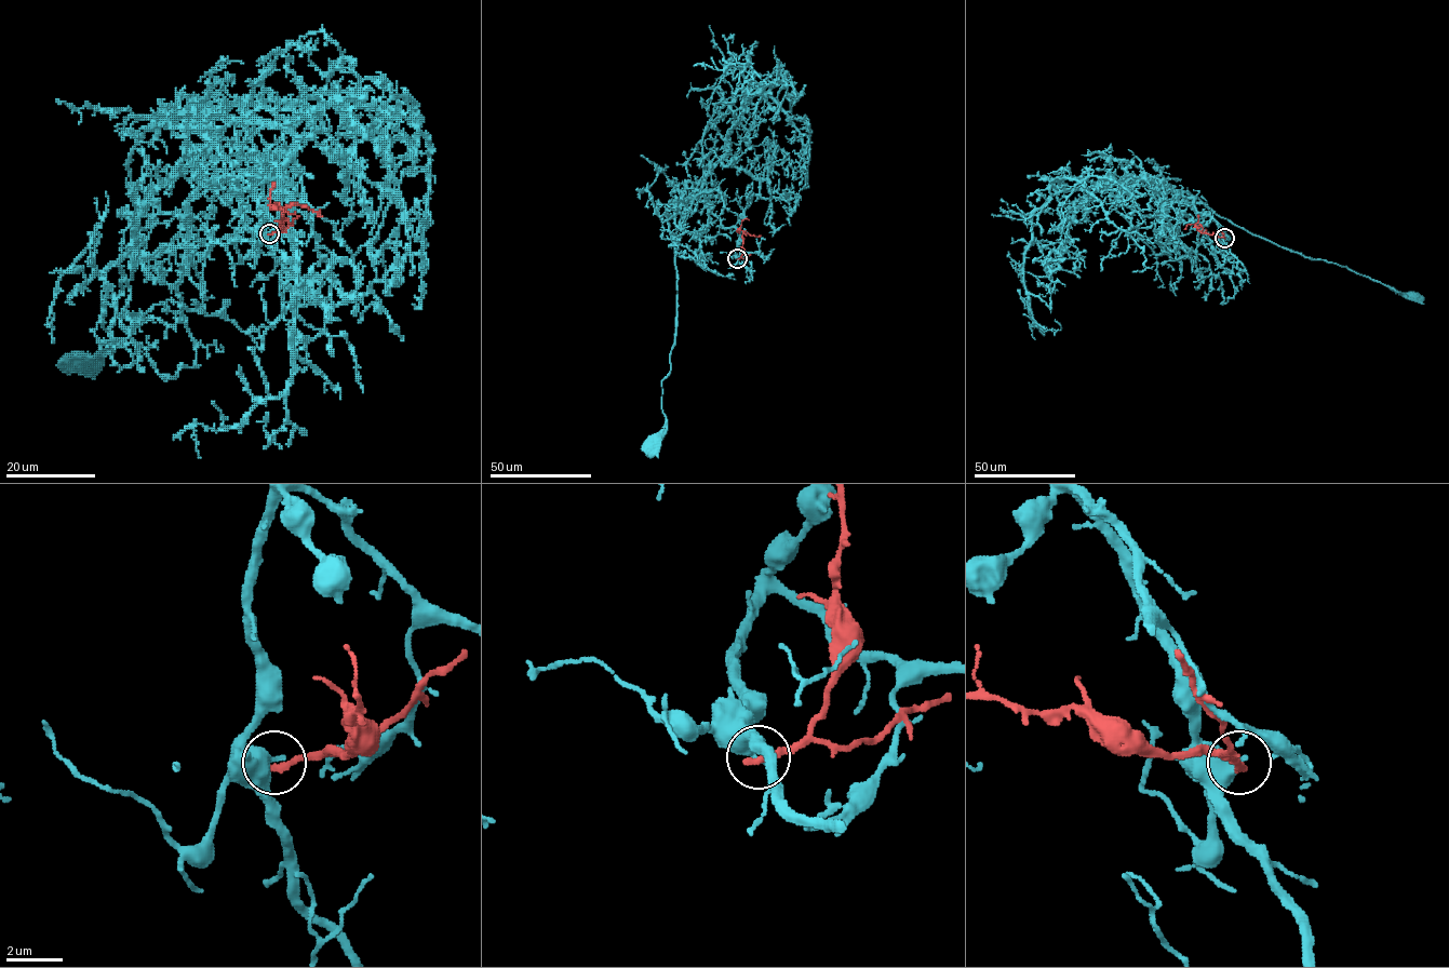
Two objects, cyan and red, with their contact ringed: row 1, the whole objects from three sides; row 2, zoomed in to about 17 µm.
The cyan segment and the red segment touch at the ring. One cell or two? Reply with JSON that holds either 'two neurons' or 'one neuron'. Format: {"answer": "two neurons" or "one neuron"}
{"answer": "two neurons"}

